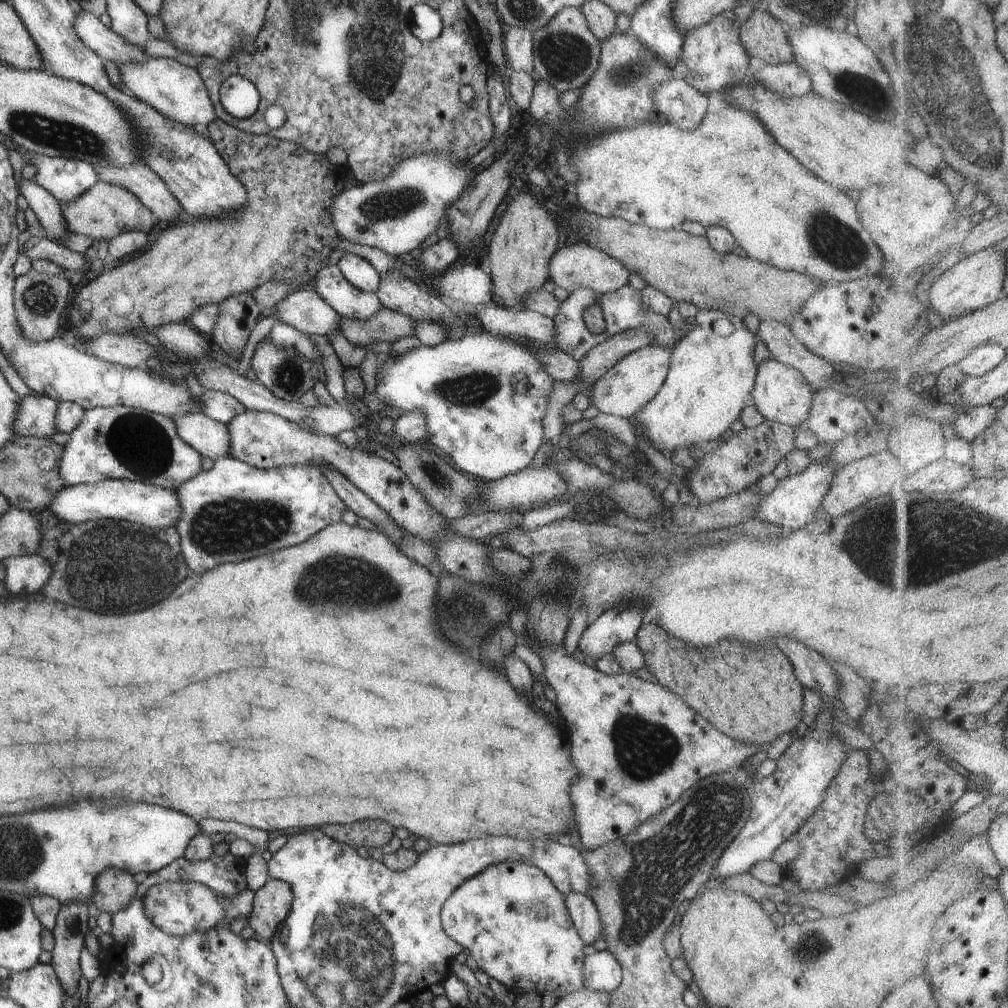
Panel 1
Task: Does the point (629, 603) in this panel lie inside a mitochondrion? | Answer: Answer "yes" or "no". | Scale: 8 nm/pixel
no

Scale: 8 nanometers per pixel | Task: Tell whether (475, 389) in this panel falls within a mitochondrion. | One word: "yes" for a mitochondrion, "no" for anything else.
yes

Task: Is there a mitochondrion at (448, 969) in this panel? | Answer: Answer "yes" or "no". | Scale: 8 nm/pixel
no

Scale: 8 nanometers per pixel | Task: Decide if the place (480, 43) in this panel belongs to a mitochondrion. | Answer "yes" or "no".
no

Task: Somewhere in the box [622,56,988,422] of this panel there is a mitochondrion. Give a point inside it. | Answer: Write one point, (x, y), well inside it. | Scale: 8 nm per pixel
(833, 241)

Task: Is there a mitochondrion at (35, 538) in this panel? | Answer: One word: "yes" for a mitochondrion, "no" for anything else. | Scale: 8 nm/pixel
no

